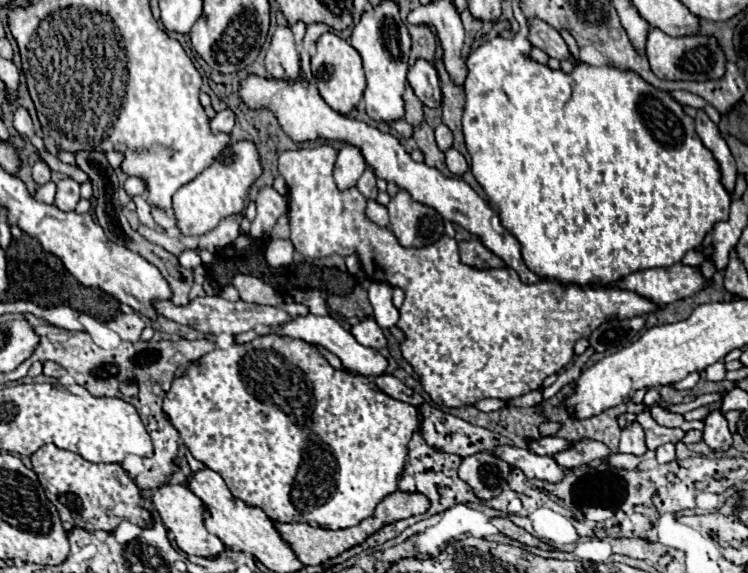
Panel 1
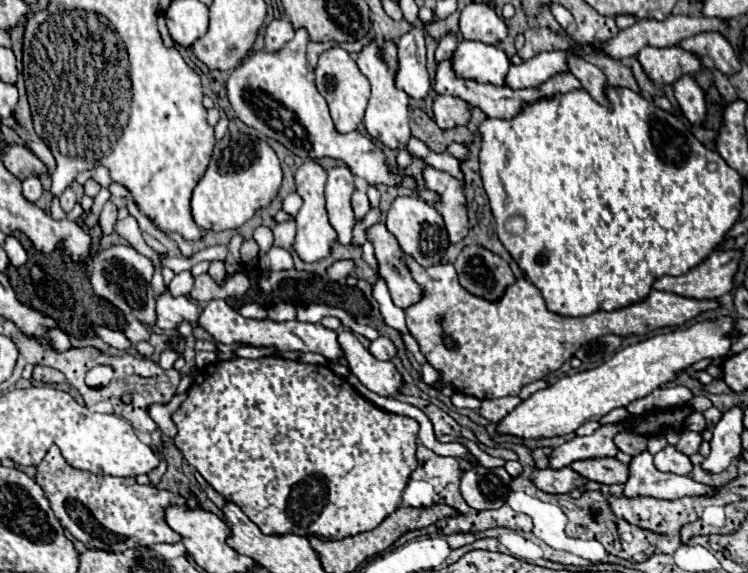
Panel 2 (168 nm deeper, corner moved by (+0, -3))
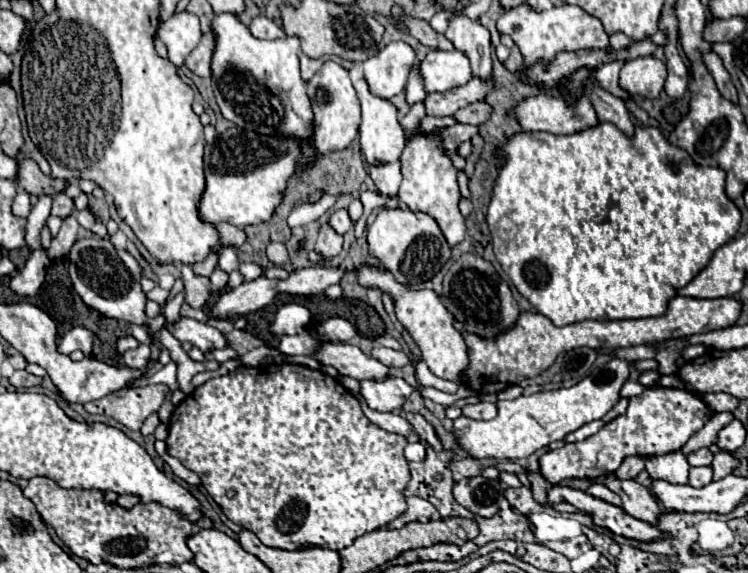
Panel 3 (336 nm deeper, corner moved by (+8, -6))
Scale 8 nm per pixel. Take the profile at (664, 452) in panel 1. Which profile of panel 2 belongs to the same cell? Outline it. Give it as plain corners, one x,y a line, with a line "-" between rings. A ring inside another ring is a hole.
666,445
662,451
658,451
654,455
654,463
660,471
668,471
676,475
688,475
692,471
690,459
684,453
676,451
674,445

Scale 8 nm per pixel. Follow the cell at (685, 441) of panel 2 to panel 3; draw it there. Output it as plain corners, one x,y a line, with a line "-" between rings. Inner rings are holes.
700,448
698,452
692,452
688,456
688,464
690,466
710,466
712,458
714,458
714,454
710,452
710,448

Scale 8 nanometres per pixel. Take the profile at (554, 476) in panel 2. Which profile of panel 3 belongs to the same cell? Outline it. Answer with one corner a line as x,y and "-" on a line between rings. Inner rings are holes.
552,486
552,490
548,492
548,504
558,504
558,502
574,504
580,512
586,512
592,516
594,526
608,528
612,534
618,534
630,540
654,542
666,536
666,532
658,530
656,526
642,522
638,518
632,518
622,508
612,506
604,500
592,498
588,492
582,492
582,490
574,490
568,486

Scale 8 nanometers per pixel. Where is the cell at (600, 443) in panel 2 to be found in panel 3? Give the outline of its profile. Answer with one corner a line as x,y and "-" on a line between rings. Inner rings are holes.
648,388
640,396
630,398
630,404
624,414
614,418
612,422
604,424
594,436
564,444
558,450
550,450
540,456
540,474
550,482
558,484
566,478
586,478
594,480
598,476
614,474
622,460
628,456
642,456
652,458
660,454
670,454
680,450
692,434
696,434
710,418
714,410
702,400
700,394
682,388

